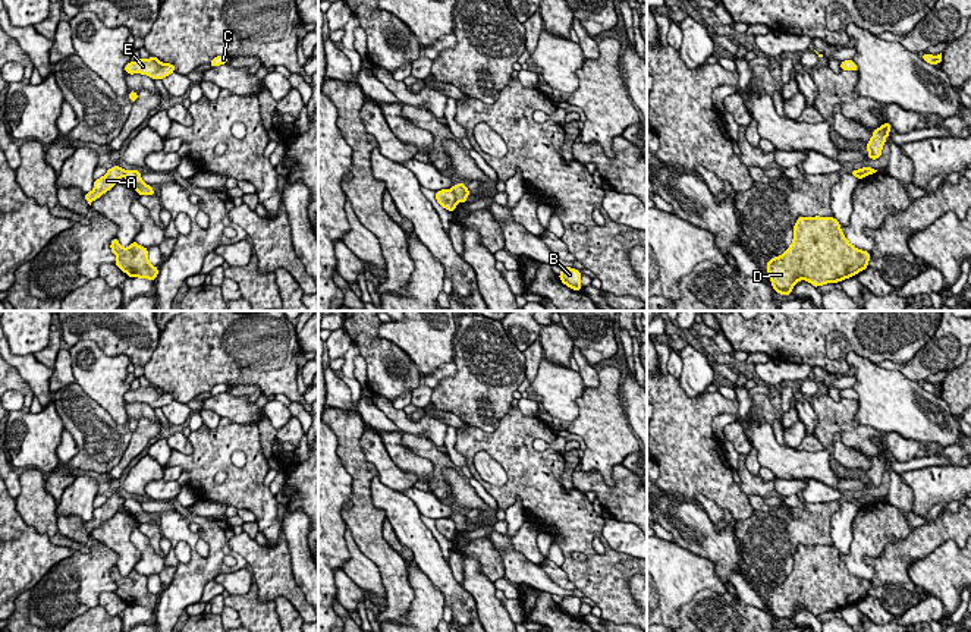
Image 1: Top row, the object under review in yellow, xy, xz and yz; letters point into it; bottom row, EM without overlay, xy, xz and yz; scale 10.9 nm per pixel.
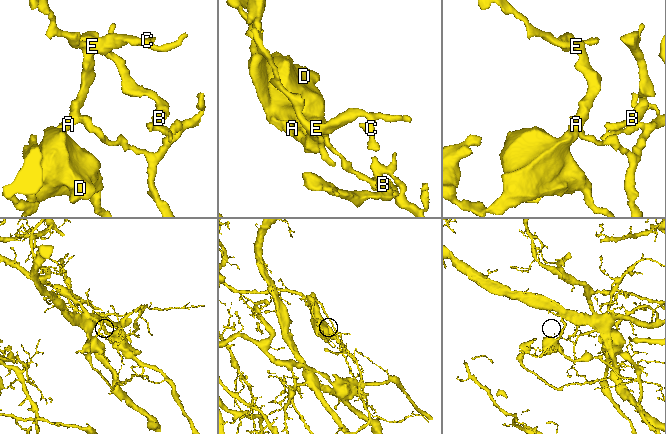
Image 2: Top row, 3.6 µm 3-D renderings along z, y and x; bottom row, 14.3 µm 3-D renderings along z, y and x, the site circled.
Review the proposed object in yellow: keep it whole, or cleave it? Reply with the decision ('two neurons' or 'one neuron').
two neurons

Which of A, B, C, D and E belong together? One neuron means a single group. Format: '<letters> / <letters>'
A C D E / B

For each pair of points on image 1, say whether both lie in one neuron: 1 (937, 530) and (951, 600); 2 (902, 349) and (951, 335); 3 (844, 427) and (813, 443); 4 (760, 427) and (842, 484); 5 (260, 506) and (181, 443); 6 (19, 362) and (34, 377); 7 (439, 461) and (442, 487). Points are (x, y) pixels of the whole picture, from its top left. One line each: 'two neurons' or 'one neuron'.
1: two neurons
2: two neurons
3: two neurons
4: one neuron
5: two neurons
6: one neuron
7: one neuron

